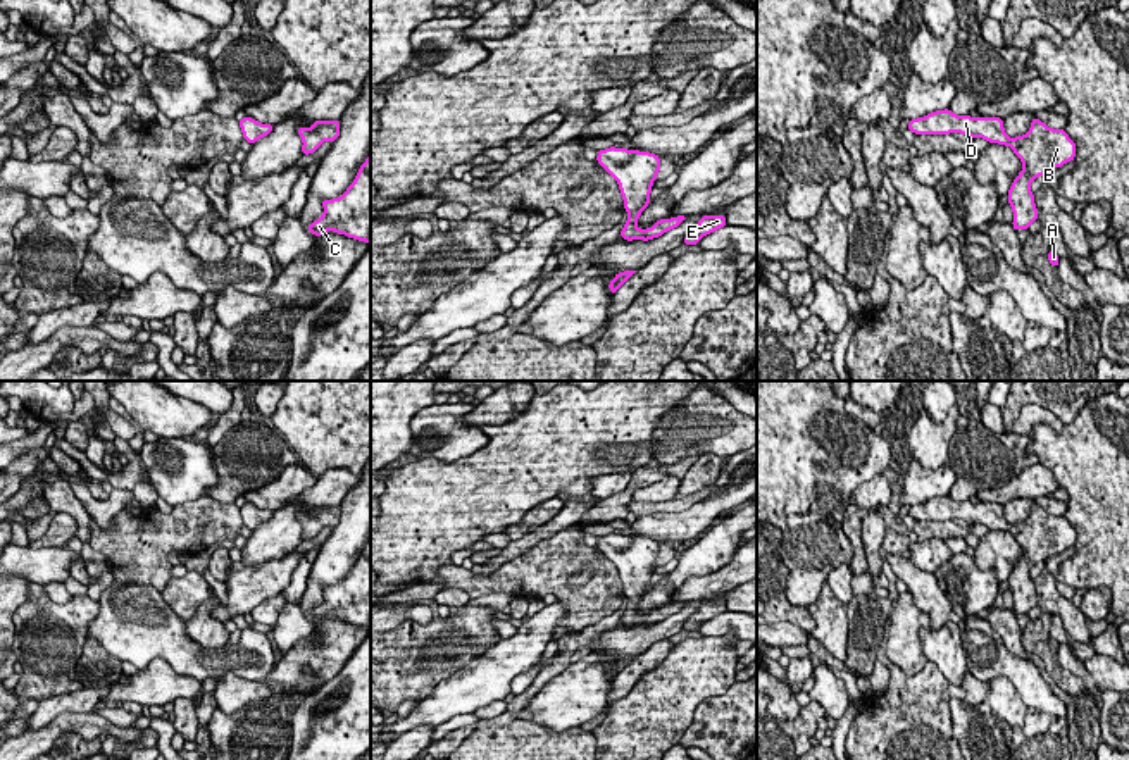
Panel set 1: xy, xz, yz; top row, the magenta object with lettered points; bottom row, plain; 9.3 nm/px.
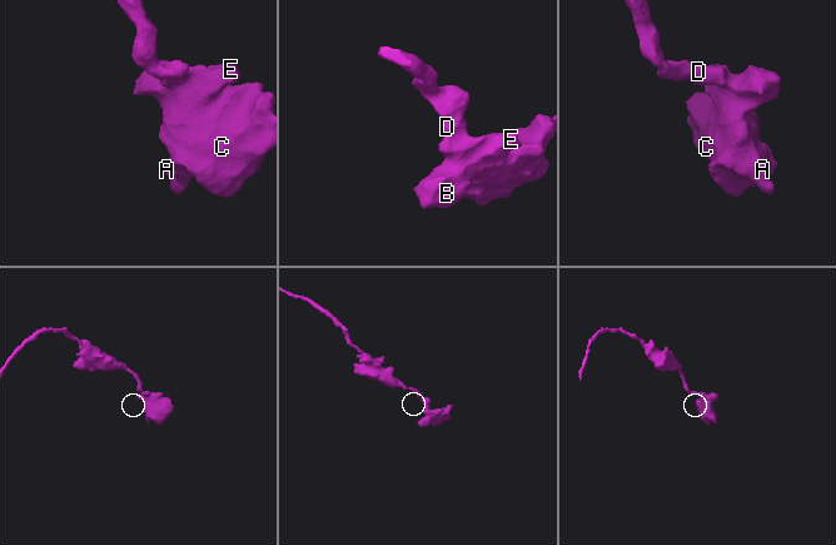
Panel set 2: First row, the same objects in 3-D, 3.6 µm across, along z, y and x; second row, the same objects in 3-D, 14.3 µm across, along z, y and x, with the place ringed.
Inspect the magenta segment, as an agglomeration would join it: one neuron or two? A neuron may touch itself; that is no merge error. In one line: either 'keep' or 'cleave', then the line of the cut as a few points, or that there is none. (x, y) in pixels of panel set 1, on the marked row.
keep | no cut

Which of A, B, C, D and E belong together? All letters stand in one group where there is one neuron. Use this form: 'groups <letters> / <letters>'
groups A B C D E

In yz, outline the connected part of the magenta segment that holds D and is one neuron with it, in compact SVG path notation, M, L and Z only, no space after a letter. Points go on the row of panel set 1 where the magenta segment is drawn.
M950 109L912 119L908 129L915 134L962 133L982 138L989 143L1007 145L1024 164L1008 190L1008 203L1014 210L1014 229L1027 229L1038 221L1038 209L1031 181L1046 176L1050 169L1062 167L1076 159L1076 143L1064 129L1051 129L1038 117L1032 119L1024 136L1008 138L1000 117L955 115Z

